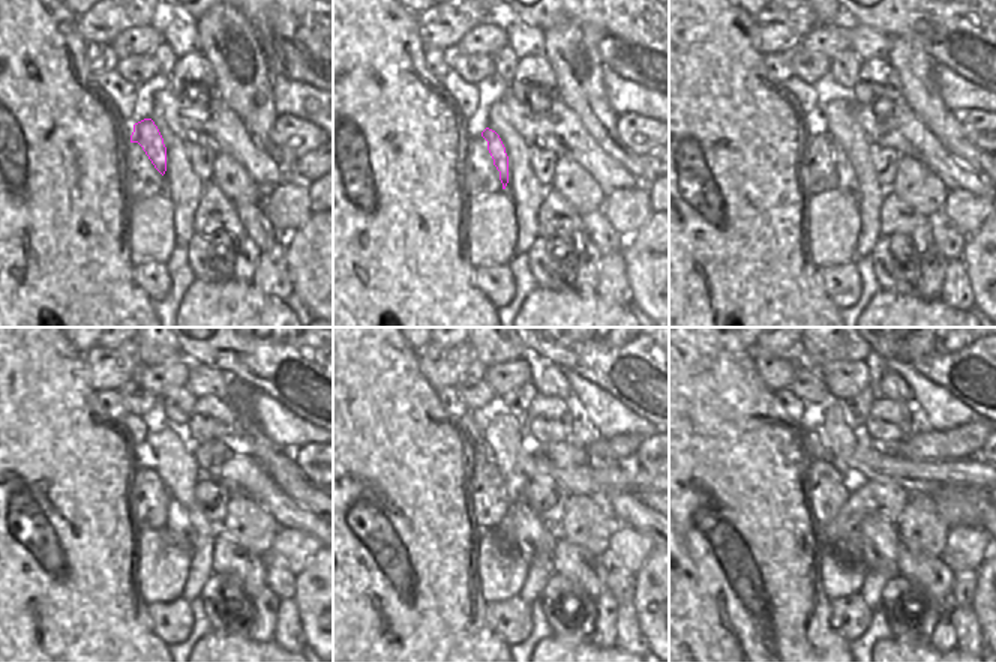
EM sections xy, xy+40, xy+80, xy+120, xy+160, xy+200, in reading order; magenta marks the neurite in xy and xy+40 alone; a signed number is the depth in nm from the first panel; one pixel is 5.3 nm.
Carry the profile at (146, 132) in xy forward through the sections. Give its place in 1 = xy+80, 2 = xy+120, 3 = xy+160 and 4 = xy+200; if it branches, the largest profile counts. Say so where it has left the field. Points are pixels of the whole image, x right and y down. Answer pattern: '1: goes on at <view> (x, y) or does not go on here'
1: goes on at xy+80 (846, 174)
2: goes on at xy+120 (179, 523)
3: goes on at xy+160 (521, 526)
4: goes on at xy+200 (879, 542)

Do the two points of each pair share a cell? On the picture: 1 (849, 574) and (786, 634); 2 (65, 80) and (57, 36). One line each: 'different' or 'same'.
1: different
2: same

